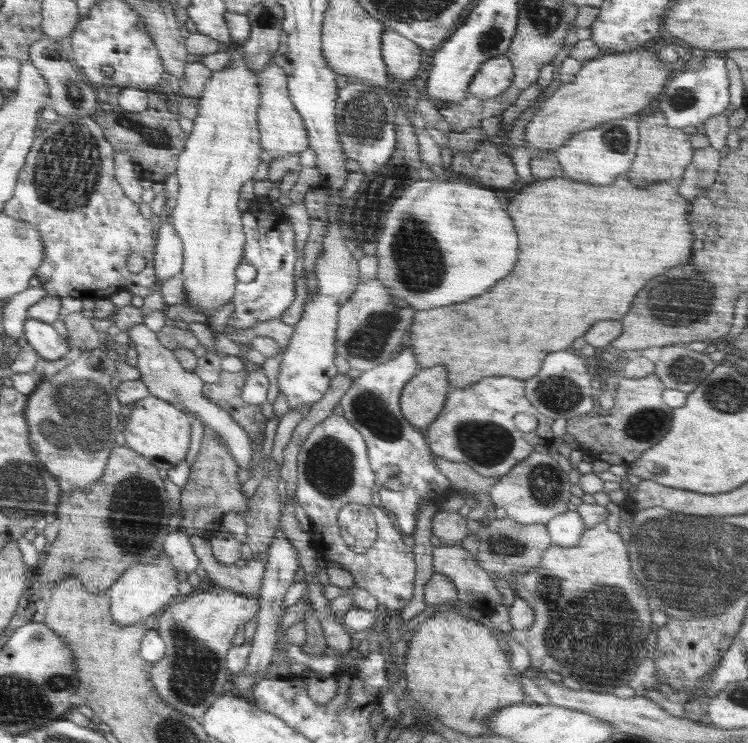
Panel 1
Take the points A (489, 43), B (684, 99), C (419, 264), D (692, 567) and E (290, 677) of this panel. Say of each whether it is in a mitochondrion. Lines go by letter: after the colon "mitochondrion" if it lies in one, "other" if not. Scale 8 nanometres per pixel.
A: mitochondrion
B: mitochondrion
C: mitochondrion
D: mitochondrion
E: other

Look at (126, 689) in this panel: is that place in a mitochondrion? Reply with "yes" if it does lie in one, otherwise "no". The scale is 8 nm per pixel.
no

